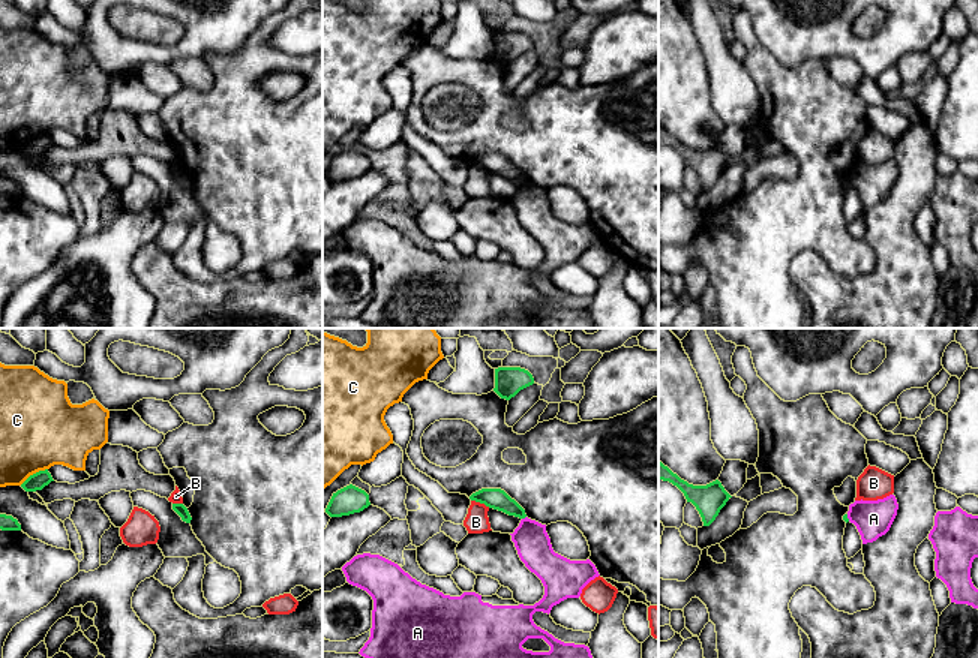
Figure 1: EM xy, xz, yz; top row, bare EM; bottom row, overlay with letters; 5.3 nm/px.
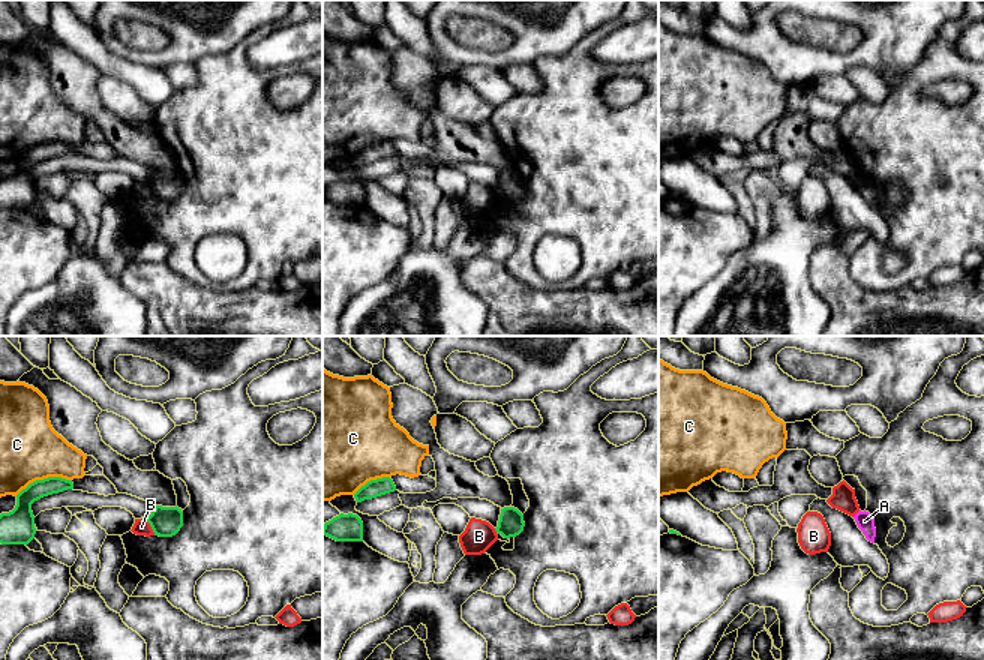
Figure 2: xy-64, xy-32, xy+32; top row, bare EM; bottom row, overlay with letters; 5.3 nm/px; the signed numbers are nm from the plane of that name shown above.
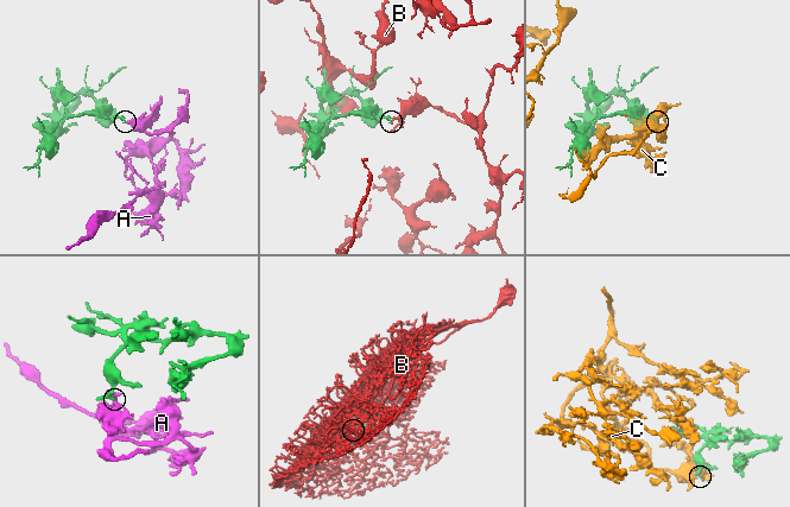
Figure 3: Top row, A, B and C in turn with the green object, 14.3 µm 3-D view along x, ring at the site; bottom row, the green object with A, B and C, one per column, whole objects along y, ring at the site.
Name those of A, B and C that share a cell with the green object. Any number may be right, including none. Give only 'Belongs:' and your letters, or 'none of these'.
Belongs: none of these

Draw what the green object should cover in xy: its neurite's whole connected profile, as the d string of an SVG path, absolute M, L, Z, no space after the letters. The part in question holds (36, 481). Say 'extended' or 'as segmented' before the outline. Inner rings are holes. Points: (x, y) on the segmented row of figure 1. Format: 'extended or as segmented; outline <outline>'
as segmented; outline M48 469L45 471L39 471L33 475L30 475L22 484L21 487L26 492L36 492L36 490L42 490L45 486L48 486L52 480L51 474L48 472Z

